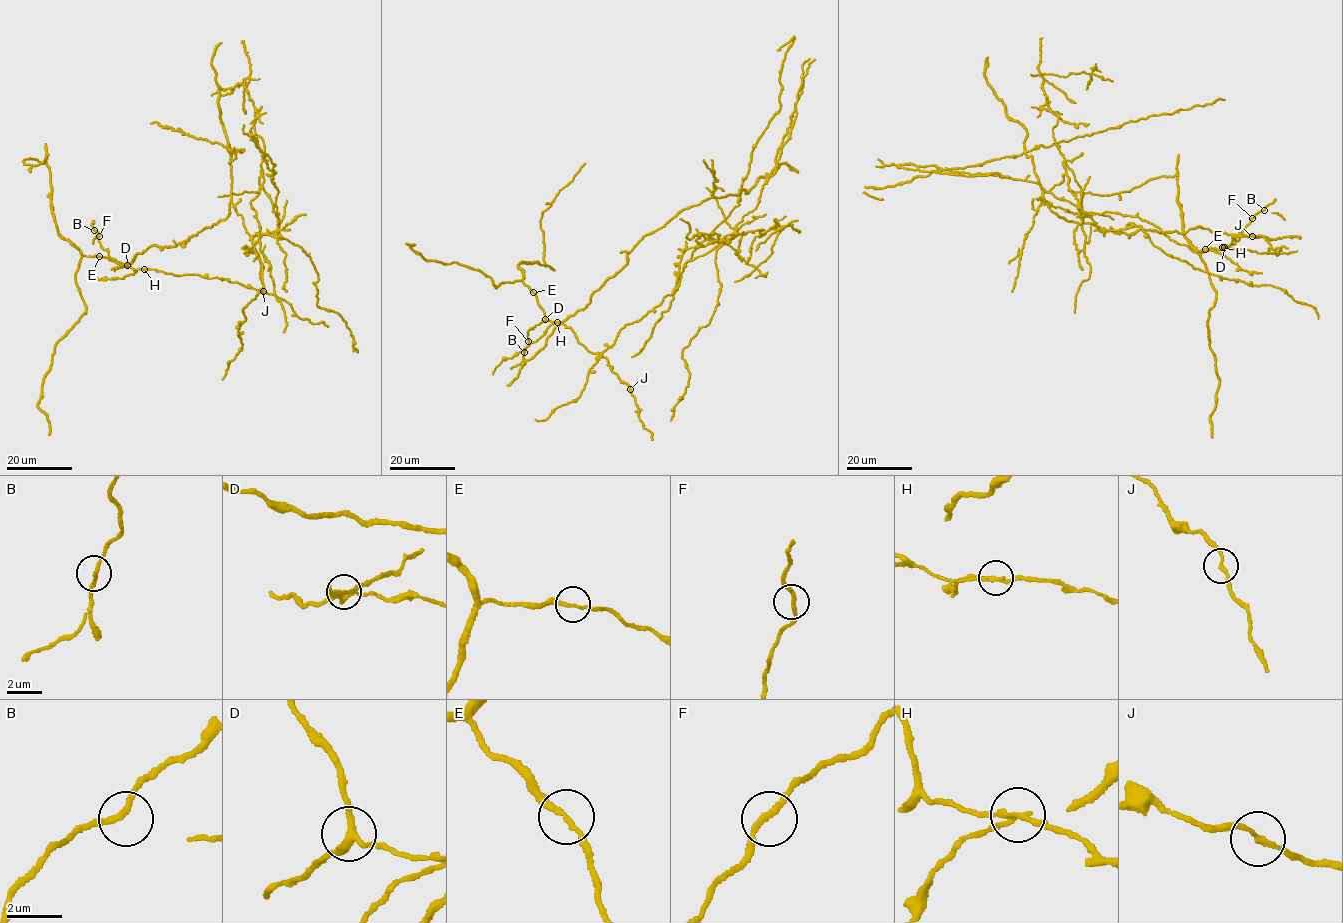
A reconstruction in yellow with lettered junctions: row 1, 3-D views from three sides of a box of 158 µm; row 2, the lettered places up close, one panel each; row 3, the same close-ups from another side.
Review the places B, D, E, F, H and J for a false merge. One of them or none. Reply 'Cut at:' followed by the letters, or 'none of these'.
Cut at: H

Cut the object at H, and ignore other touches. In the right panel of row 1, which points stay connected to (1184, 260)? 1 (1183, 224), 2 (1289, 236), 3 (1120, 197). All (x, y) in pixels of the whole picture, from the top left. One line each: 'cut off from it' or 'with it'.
1: cut off from it
2: with it
3: cut off from it

